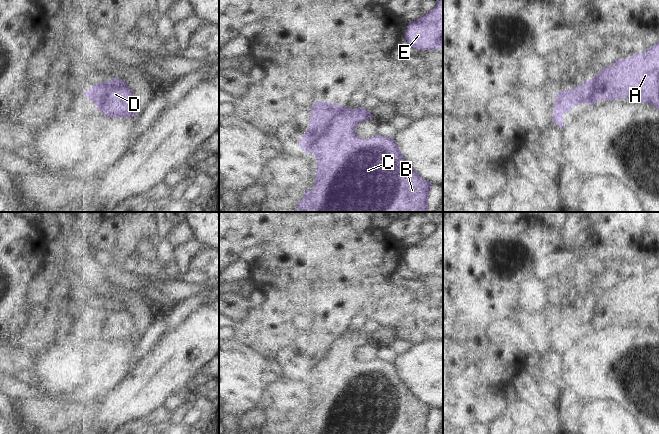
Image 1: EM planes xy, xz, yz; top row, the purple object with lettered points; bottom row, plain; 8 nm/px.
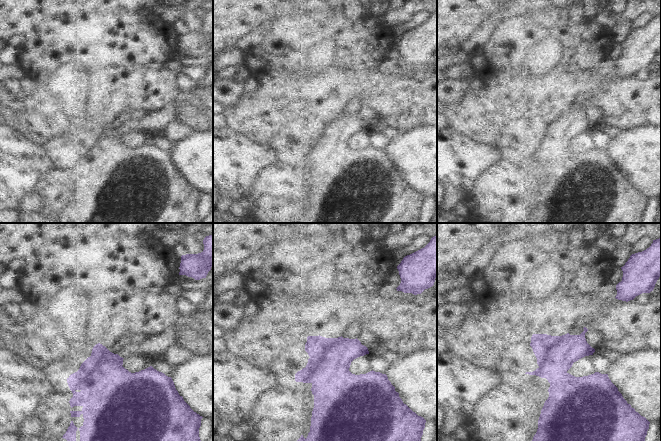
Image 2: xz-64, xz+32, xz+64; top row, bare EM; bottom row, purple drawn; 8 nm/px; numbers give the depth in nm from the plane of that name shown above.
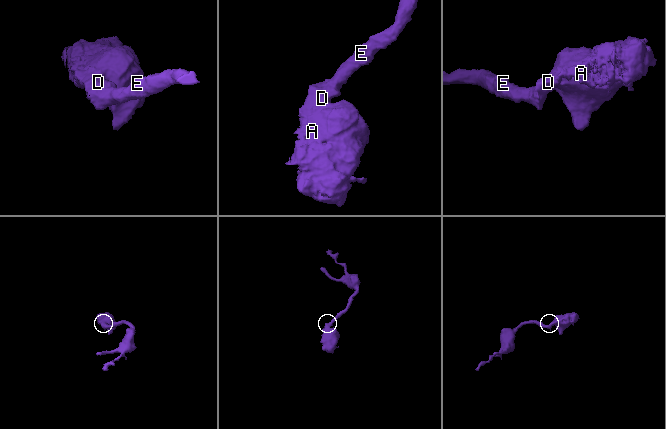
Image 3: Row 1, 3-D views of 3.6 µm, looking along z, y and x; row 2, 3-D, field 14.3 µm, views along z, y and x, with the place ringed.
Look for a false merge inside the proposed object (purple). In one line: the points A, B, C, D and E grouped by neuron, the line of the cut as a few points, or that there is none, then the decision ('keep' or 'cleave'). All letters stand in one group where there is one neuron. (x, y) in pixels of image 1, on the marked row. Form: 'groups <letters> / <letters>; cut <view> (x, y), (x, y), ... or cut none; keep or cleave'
groups A B C D E; cut none; keep

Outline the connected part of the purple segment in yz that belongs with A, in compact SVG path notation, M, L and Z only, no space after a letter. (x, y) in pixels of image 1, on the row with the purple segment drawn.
M659 42L630 58L614 60L612 66L602 68L594 78L582 83L576 89L564 90L556 94L552 120L559 125L560 129L563 129L562 115L568 113L574 106L584 103L595 105L601 100L615 99L649 103L659 109Z

